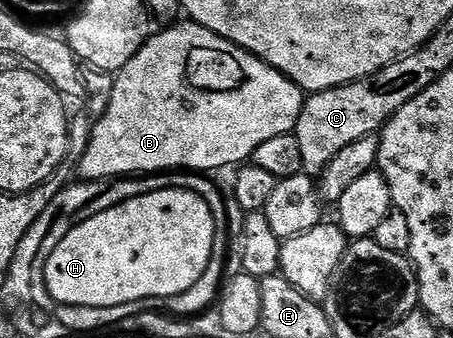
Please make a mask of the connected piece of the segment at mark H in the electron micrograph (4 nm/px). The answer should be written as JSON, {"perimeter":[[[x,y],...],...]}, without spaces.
{"perimeter":[[[187,188],[155,189],[151,193],[134,197],[125,203],[114,205],[100,213],[84,216],[82,220],[72,227],[69,235],[65,235],[65,239],[61,239],[61,243],[57,243],[57,251],[53,251],[49,255],[45,279],[47,280],[47,286],[51,292],[52,299],[59,305],[80,305],[81,307],[104,309],[105,307],[128,305],[134,301],[153,299],[154,297],[176,297],[185,291],[189,291],[193,286],[200,284],[200,282],[206,278],[203,276],[206,275],[207,268],[211,265],[211,256],[214,255],[215,248],[217,248],[217,242],[215,240],[215,220],[213,219],[213,211],[209,211],[209,203],[205,203],[205,199],[201,199],[195,193],[190,193]]]}

